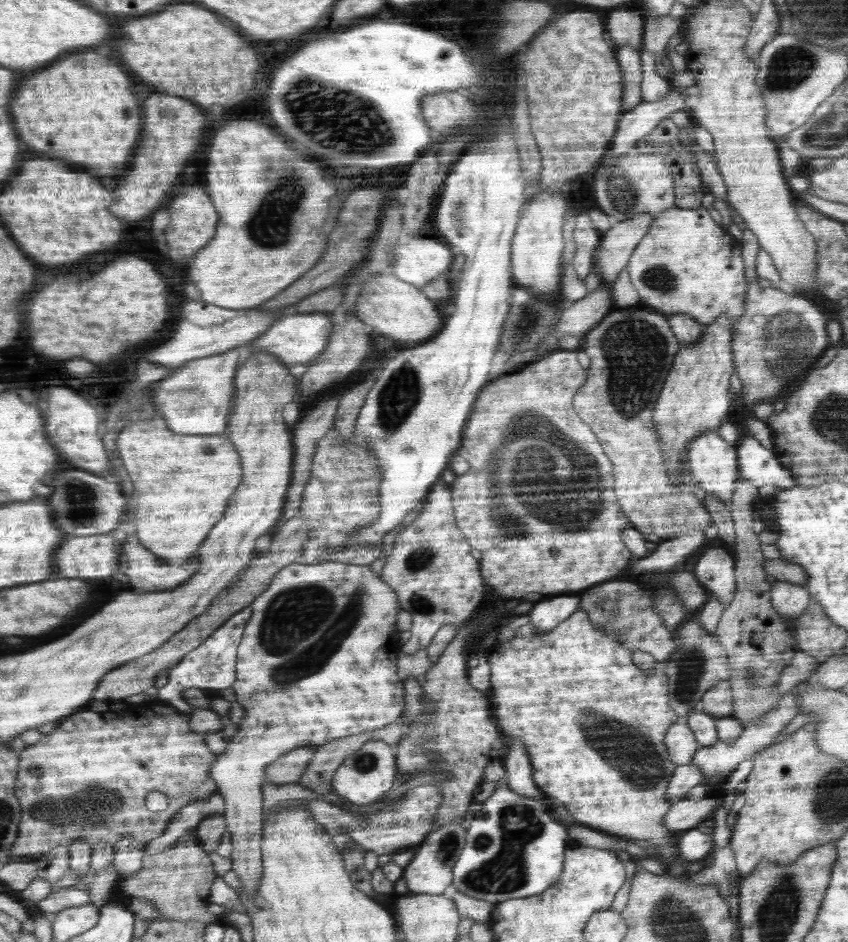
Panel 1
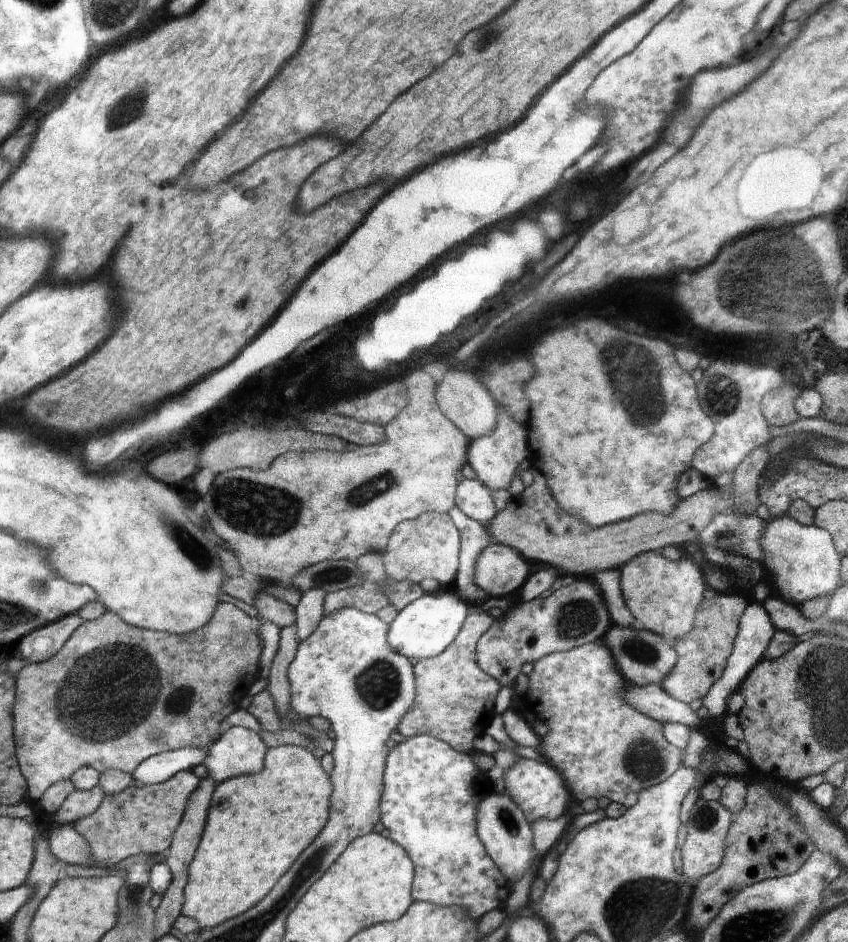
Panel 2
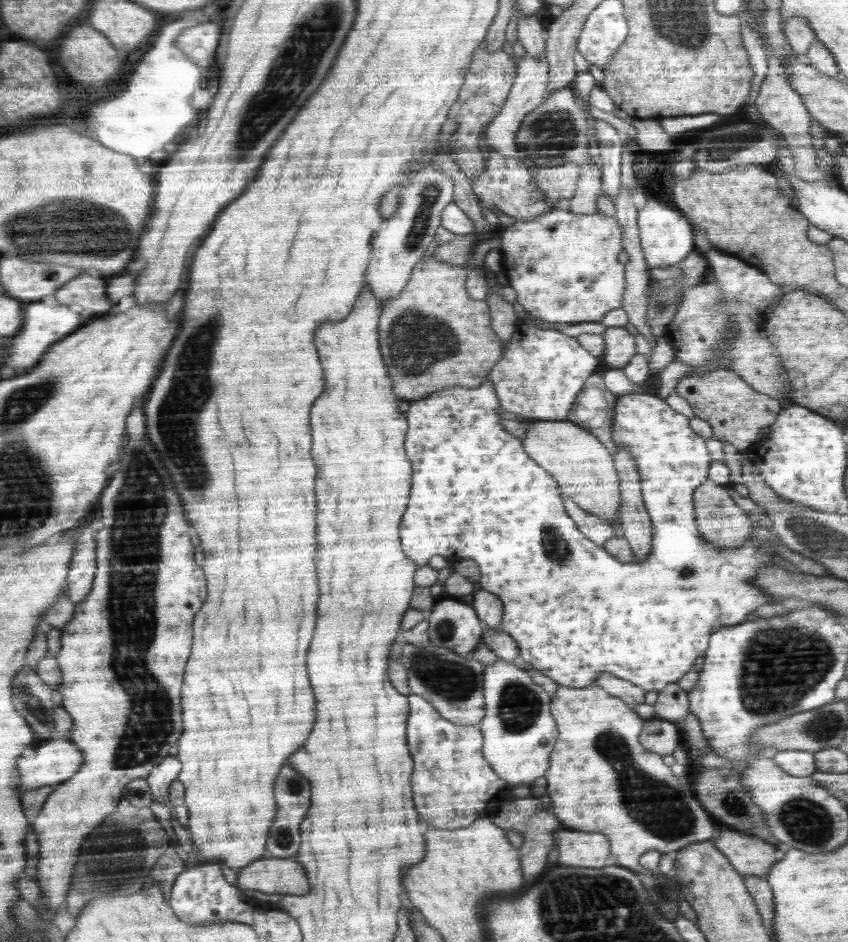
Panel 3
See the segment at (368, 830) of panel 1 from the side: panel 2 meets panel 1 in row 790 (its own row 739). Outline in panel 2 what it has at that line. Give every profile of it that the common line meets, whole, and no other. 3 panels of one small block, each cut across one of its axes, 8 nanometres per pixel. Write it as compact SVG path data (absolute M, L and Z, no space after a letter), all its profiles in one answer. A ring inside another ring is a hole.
M418 735L408 738L402 743L391 744L388 757L385 760L384 790L381 802L382 824L390 832L390 839L397 842L400 846L406 846L406 850L410 850L410 860L414 864L414 878L411 888L412 900L414 902L422 901L444 906L458 905L467 912L467 915L475 919L480 918L488 911L494 910L494 908L505 907L506 900L510 896L512 884L509 880L506 880L503 872L498 870L494 861L488 856L485 846L478 838L476 830L477 806L482 800L482 797L488 793L498 792L493 788L491 781L487 778L487 773L482 771L482 766L478 766L478 762L474 762L474 758L472 758L470 753L462 753L461 751L454 750L454 747L451 747L449 743L430 735Z

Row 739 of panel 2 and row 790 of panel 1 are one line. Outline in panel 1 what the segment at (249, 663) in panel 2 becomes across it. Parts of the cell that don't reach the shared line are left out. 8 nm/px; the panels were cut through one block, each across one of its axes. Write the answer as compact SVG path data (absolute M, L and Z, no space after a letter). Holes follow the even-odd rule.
M157 702L151 704L129 706L125 712L114 712L114 711L98 711L88 710L88 712L82 712L82 714L76 714L76 716L70 716L66 718L66 722L56 728L54 734L46 736L40 744L36 746L30 746L30 750L26 748L24 752L21 752L22 764L21 772L18 773L17 782L17 795L21 799L23 806L23 824L21 825L21 834L17 840L17 844L12 850L12 856L41 856L44 857L52 849L57 849L58 846L72 846L77 840L86 840L93 846L98 842L108 842L108 844L114 844L116 847L118 842L126 836L134 837L134 840L138 842L152 842L154 838L160 838L164 835L170 824L174 820L174 816L185 809L186 806L190 806L192 802L204 802L208 800L210 796L218 794L220 785L214 781L213 768L219 762L220 755L218 755L206 741L206 735L202 735L199 732L192 729L192 718L190 714L184 713L179 710L178 707L174 707L165 702ZM158 790L166 794L169 800L169 807L166 810L152 812L146 806L148 802L148 794Z

